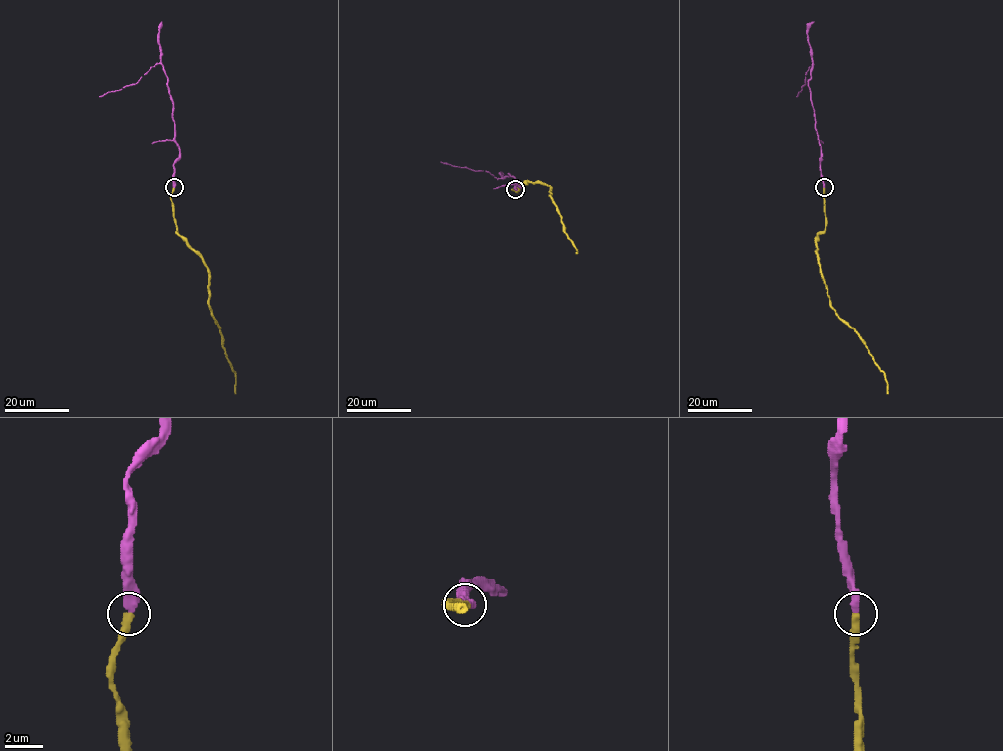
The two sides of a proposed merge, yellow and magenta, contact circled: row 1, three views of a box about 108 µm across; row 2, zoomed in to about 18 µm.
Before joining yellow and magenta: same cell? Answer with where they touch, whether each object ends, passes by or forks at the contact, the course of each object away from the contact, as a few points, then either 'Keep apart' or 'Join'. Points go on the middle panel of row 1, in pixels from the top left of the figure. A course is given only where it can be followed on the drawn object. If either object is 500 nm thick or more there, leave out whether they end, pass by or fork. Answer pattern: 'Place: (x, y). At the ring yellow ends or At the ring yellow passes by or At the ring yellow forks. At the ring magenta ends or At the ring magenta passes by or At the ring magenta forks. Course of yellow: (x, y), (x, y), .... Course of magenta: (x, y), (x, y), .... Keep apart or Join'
Place: (515, 189). At the ring yellow ends. At the ring magenta ends. Course of yellow: (515, 189), (517, 191), (521, 183), (528, 182), (549, 186), (564, 231), (576, 252). Course of magenta: (515, 189), (515, 186), (521, 187), (509, 174), (498, 179), (486, 170), (440, 162). Join

